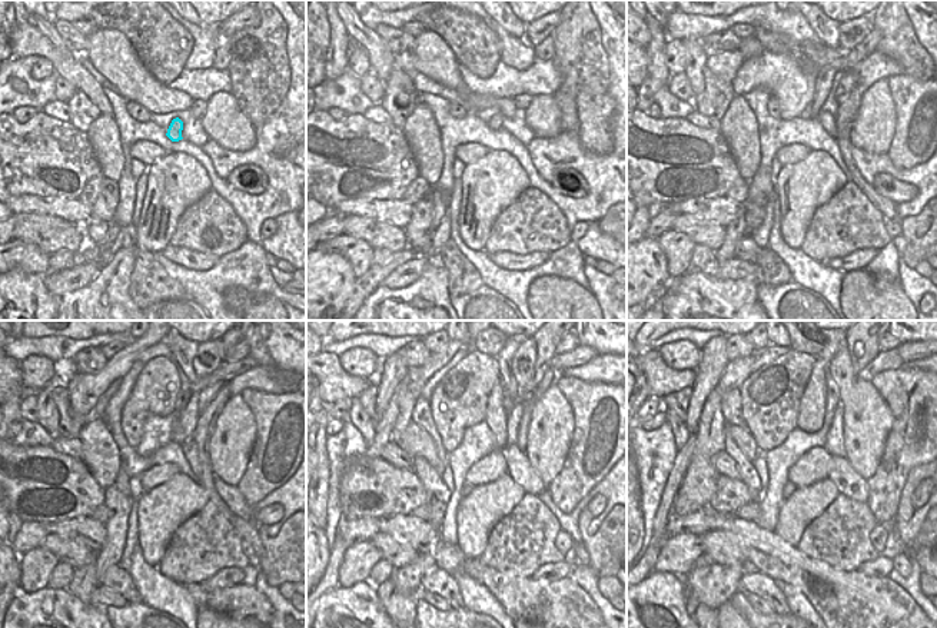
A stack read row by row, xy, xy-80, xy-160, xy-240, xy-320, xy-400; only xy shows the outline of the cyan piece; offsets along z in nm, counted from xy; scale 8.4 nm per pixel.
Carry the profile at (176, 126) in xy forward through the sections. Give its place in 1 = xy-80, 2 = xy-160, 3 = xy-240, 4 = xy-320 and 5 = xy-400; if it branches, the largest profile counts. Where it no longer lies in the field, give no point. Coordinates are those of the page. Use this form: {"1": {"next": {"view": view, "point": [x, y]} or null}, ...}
{"1": {"next": {"view": "xy-80", "point": [495, 123]}}, "2": {"next": {"view": "xy-160", "point": [849, 59]}}, "3": {"next": {"view": "xy-240", "point": [225, 372]}}, "4": {"next": {"view": "xy-320", "point": [580, 355]}}, "5": {"next": {"view": "xy-400", "point": [909, 351]}}}

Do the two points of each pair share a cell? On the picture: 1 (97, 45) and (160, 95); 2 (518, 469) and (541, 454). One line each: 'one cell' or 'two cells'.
1: one cell
2: two cells

